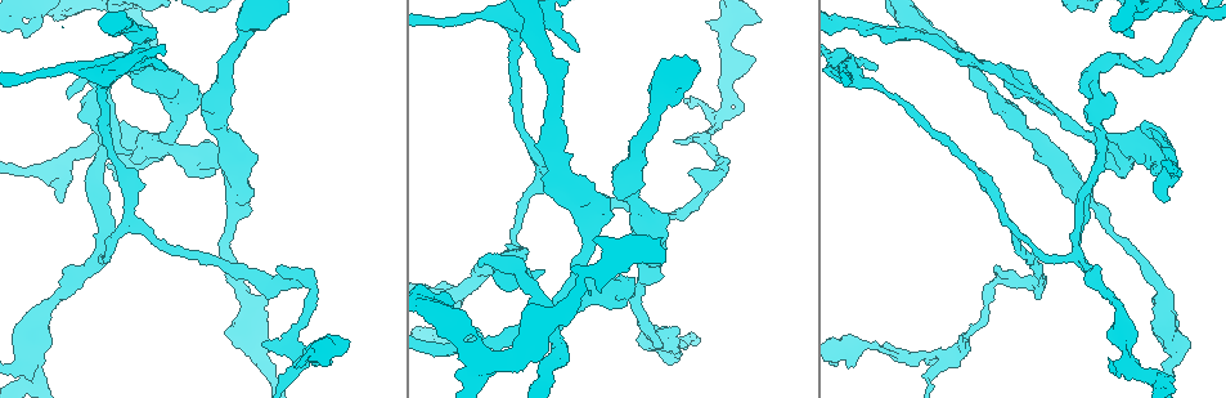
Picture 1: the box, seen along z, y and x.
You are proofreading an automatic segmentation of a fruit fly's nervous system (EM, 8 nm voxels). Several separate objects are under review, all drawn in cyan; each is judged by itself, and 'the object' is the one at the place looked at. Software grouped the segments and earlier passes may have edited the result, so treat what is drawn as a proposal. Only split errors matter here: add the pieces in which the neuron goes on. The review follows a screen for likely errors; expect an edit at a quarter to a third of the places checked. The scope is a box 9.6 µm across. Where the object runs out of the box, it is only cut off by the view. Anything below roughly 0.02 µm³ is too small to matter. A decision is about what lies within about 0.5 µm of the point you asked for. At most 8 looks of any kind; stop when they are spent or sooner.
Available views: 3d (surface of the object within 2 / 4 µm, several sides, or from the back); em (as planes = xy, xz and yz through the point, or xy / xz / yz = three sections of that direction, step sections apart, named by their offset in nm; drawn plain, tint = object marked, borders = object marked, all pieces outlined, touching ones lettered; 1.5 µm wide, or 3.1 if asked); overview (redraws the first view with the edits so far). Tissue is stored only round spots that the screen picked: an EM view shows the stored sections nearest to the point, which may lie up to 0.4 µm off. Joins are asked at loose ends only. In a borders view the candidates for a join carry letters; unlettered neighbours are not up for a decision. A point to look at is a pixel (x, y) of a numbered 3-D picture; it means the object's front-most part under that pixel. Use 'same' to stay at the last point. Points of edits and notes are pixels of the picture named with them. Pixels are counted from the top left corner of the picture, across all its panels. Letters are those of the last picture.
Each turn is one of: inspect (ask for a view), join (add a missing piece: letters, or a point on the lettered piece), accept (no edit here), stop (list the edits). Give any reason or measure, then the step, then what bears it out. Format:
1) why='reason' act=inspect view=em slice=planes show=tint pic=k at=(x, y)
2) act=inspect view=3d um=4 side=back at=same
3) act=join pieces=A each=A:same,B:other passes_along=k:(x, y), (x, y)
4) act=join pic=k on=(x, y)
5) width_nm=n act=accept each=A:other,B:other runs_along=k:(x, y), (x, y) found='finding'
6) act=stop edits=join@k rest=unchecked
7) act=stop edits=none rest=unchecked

act=inspect view=3d um=4 pic=1 at=(1165, 202)

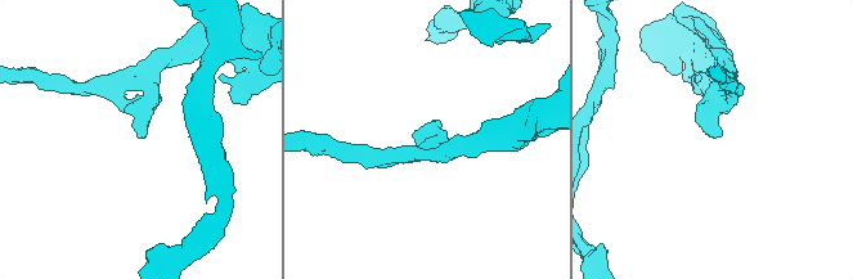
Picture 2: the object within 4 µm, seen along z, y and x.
why='now the EM' act=inspect view=em slice=planes show=borders pic=2 at=(144, 134)

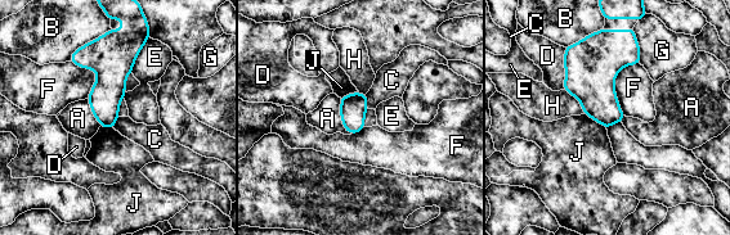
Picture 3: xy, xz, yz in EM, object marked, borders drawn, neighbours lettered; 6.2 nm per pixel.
act=accept each=A:other,B:other,C:other,D:other,E:other,F:other,G:other,H:other,J:other border=3:(364, 94), (368, 108) found='none of them fits'

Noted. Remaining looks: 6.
why='an open end' act=inspect view=em slice=xy step=4 show=tint pic=1 at=(544, 271)

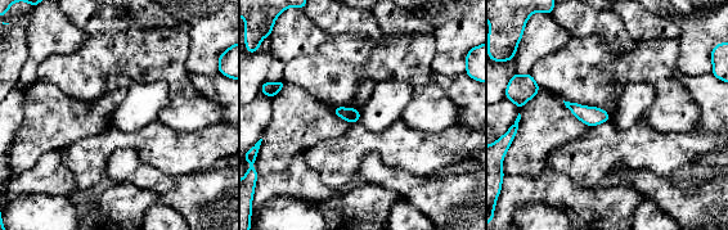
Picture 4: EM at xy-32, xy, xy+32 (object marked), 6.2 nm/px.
act=inspect view=em slice=planes show=borders at=same

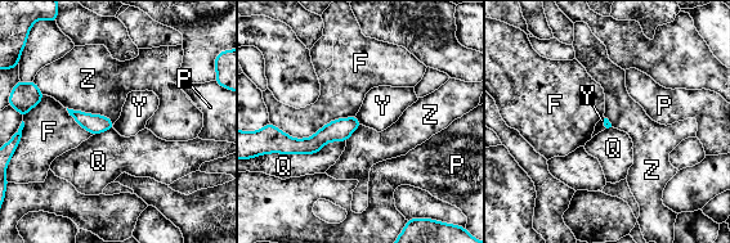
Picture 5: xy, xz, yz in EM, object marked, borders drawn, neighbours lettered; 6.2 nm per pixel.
act=accept each=F:other,P:other,Q:other,Y:other,Z:other border=5:(355, 116), (361, 124) found='none of them fits'

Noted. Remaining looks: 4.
why='branch stops here' act=inspect view=3d um=4 pic=1 at=(675, 327)

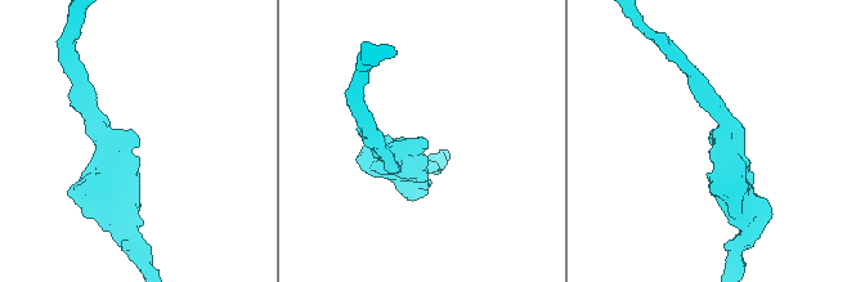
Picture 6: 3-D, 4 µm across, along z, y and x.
why='need the tissue' act=inspect view=em slice=xy step=8 show=borders pic=6 at=(712, 131)

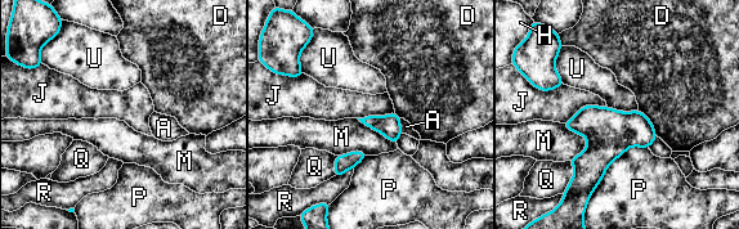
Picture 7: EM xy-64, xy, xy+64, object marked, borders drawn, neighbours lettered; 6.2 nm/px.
width_nm=140 act=accept each=A:other,D:other,H:other,J:other,M:other,P:other,Q:other,R:other,U:other border=7:(607, 106), (583, 106), (563, 122) found='none of them fits'

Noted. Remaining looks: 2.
act=stop edits=none rest=unchecked

